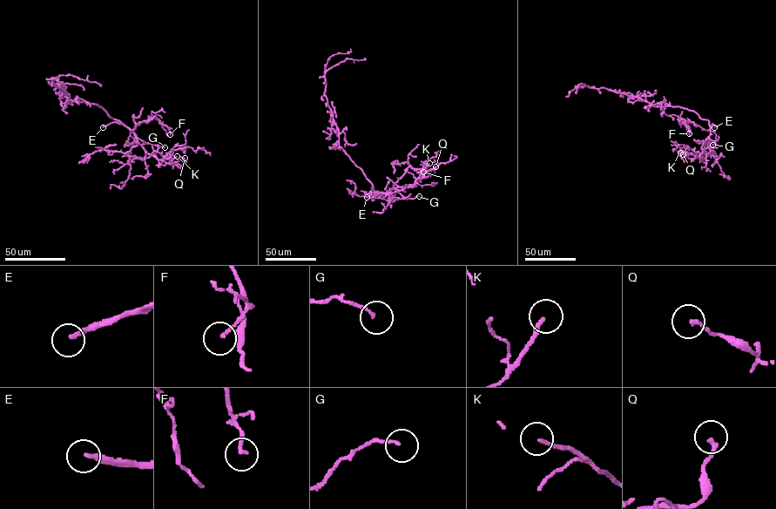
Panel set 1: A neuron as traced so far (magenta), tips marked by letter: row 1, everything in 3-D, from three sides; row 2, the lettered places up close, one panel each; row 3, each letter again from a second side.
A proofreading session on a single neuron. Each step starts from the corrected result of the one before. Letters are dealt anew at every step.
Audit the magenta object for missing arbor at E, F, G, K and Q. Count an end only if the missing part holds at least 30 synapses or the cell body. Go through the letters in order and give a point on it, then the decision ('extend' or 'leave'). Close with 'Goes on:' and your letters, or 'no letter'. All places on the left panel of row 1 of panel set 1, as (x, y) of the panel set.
E: (103, 127) | extend
F: (170, 134) | leave
G: (165, 147) | leave
K: (177, 156) | leave
Q: (185, 158) | leave
Goes on: E

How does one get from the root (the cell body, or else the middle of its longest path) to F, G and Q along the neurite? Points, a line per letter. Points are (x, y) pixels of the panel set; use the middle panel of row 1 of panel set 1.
F: (356, 165), (377, 193), (389, 193), (409, 166), (423, 172)
G: (356, 165), (375, 192), (396, 192), (409, 199), (419, 196)
Q: (356, 165), (375, 192), (385, 193), (393, 193), (398, 186), (411, 186), (435, 166)

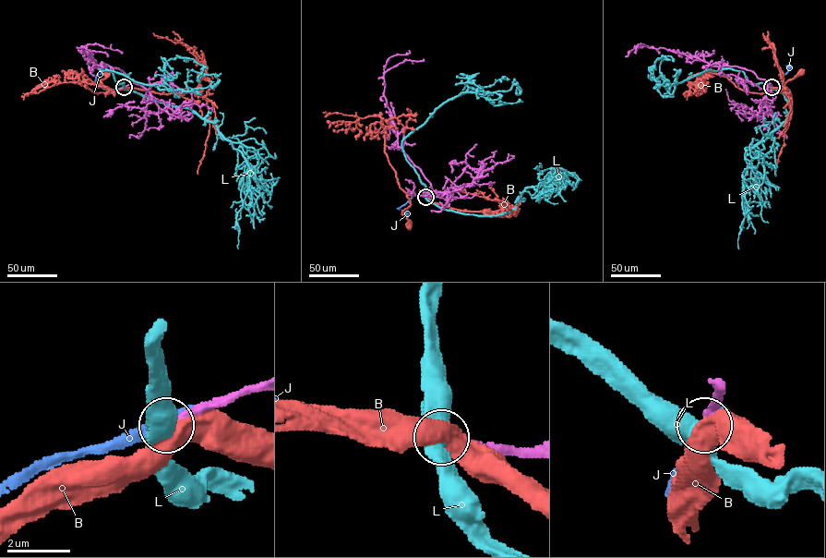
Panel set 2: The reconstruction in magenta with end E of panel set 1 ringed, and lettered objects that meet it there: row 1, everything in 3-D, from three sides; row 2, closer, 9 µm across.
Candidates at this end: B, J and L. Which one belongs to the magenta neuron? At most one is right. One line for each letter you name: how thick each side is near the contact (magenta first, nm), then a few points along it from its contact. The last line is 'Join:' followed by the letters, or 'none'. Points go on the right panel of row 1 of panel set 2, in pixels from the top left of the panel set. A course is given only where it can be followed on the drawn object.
Join: none

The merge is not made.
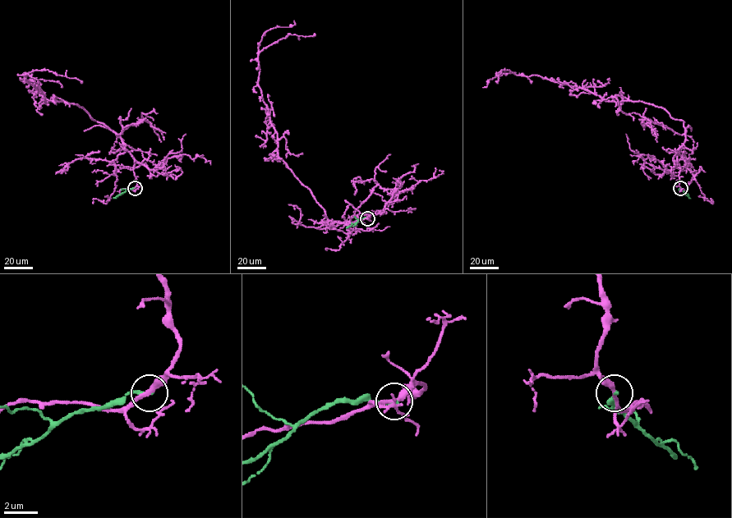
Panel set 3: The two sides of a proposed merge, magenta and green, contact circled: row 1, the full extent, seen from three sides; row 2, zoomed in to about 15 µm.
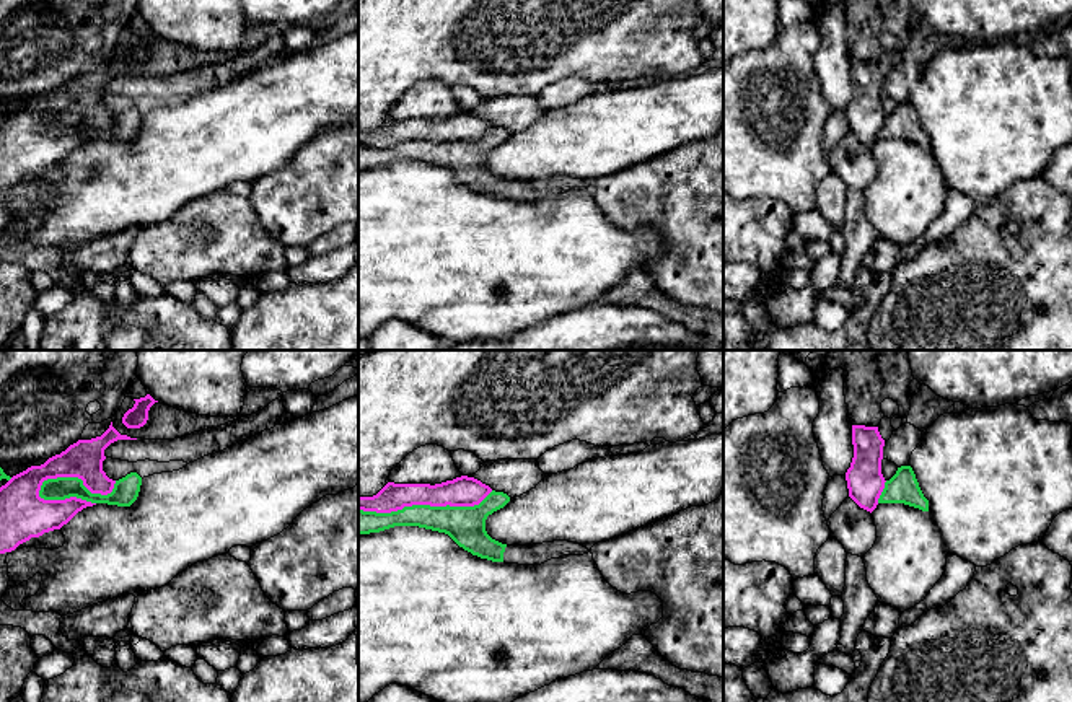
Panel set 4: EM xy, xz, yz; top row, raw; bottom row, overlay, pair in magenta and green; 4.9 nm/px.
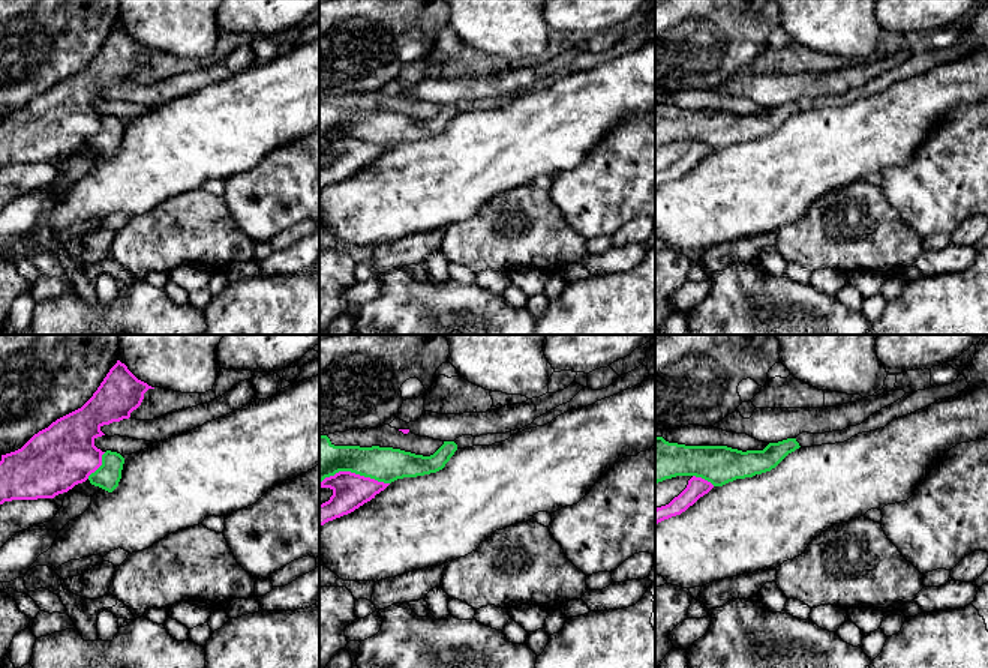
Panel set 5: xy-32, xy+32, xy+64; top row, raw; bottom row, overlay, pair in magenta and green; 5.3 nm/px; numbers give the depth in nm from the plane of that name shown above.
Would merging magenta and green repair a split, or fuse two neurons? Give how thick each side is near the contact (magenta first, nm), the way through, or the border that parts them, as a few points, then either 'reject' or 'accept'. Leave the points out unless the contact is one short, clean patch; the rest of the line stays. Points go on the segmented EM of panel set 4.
calibres 190 and 120 nm; reject

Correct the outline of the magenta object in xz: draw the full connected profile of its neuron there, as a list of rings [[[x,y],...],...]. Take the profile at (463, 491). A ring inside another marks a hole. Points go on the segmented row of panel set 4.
[[[468,476],[435,485],[388,482],[376,495],[358,497],[358,510],[391,513],[412,505],[474,507],[490,492],[489,485]]]

